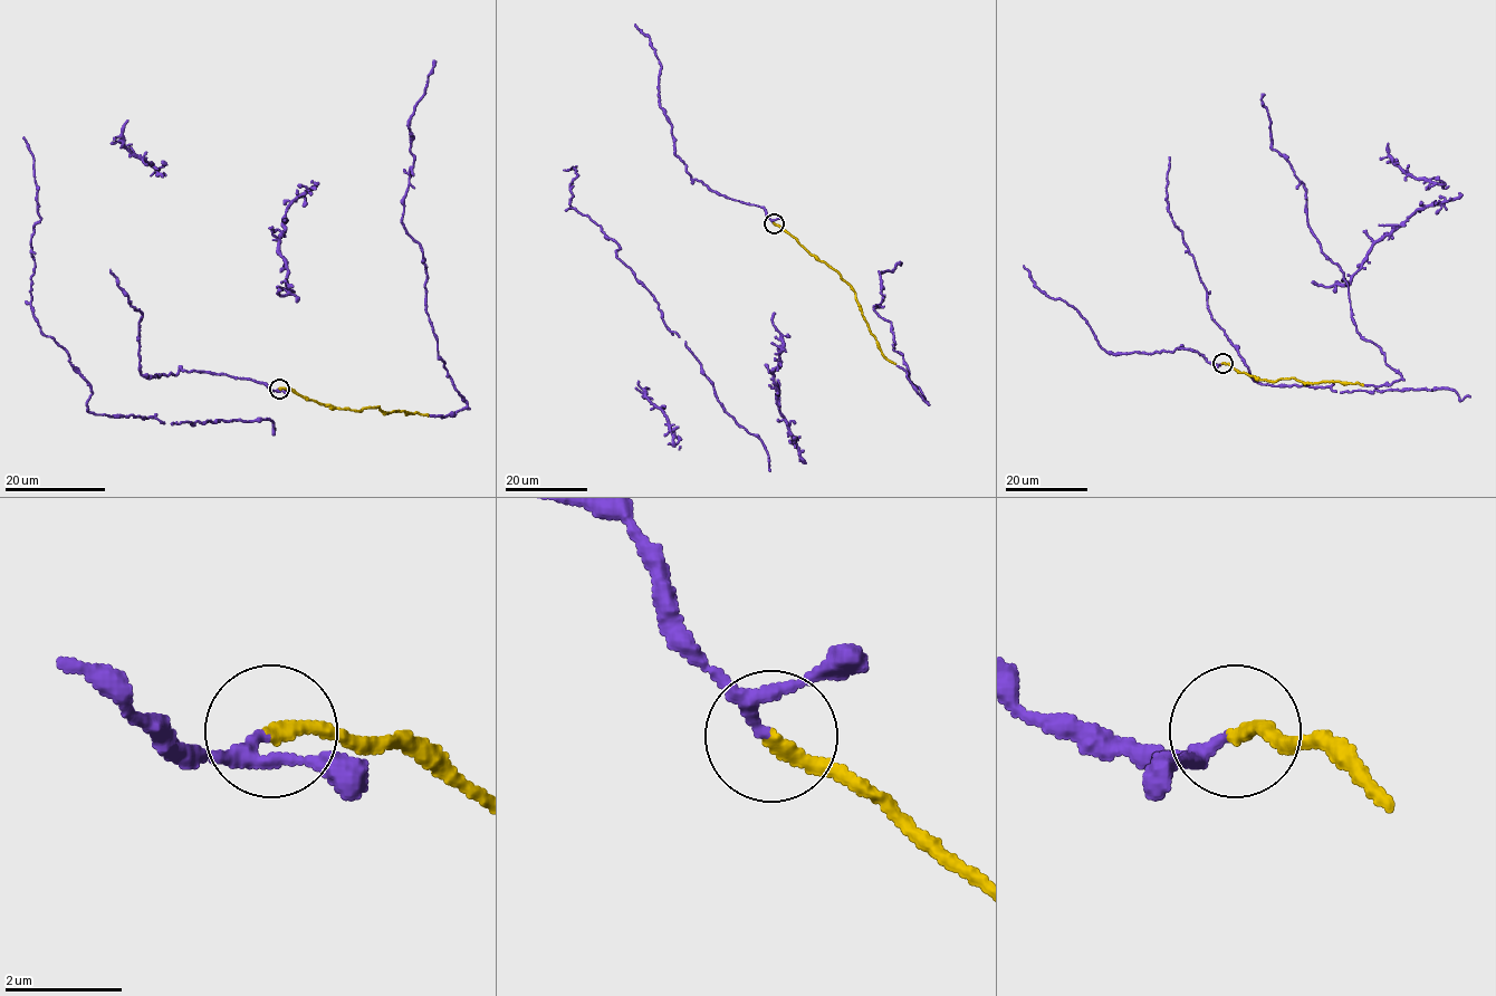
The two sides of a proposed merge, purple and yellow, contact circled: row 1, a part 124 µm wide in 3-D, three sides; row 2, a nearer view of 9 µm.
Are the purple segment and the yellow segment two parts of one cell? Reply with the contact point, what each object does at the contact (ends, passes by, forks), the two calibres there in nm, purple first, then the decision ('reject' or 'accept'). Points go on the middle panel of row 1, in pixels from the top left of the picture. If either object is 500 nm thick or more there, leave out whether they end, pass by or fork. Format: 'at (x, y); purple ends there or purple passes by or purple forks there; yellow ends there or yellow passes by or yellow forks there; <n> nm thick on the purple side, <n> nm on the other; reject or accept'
at (774, 223); purple passes by; yellow ends there; 180 nm thick on the purple side, 240 nm on the other; accept

